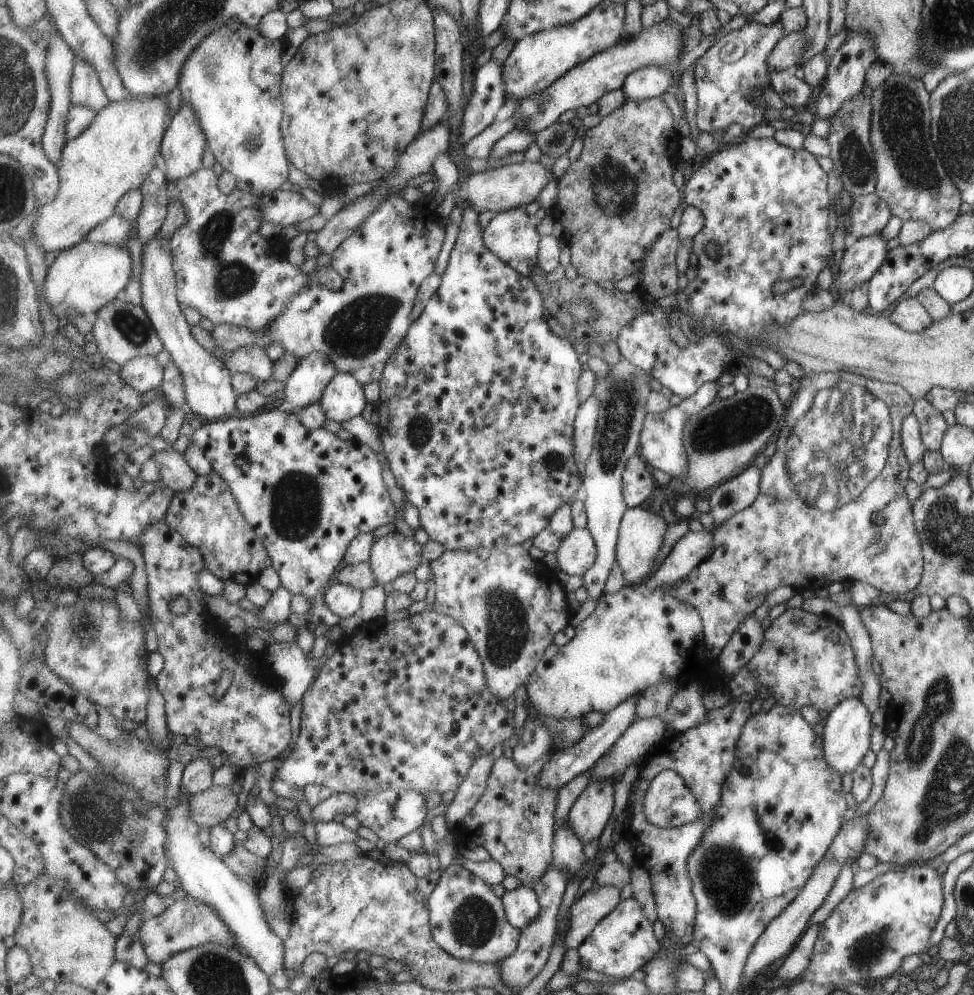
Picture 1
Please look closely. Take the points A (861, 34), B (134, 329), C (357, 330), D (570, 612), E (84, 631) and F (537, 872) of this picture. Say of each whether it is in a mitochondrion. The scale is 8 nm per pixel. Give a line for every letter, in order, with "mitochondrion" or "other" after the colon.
A: other
B: mitochondrion
C: mitochondrion
D: other
E: mitochondrion
F: other

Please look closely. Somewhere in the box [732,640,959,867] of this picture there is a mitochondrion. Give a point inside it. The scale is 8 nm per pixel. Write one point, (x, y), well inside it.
(898, 712)

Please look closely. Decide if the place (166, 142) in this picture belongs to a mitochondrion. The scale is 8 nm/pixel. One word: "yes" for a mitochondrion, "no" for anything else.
no

